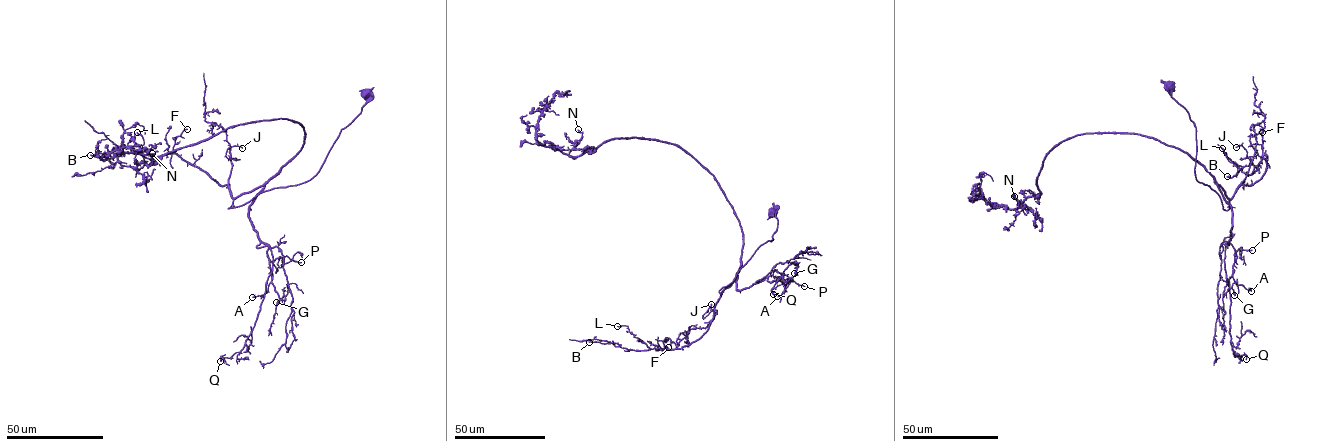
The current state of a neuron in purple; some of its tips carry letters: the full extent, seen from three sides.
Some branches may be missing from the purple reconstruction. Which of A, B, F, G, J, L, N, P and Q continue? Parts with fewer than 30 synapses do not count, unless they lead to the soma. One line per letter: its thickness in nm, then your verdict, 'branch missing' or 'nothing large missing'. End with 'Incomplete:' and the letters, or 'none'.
A: 110 nm thick; nothing large missing
B: 200 nm thick; nothing large missing
F: 190 nm thick; nothing large missing
G: 300 nm thick; nothing large missing
J: 180 nm thick; nothing large missing
L: 200 nm thick; nothing large missing
N: 100 nm thick; nothing large missing
P: 150 nm thick; nothing large missing
Q: 150 nm thick; nothing large missing
Incomplete: none

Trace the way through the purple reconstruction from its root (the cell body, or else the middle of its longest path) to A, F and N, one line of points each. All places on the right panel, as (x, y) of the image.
A: (1170, 85), (1195, 128), (1195, 178), (1224, 209), (1229, 201), (1217, 184), (1232, 211), (1233, 280), (1251, 291)
F: (1170, 85), (1195, 128), (1195, 178), (1216, 191), (1224, 209), (1241, 185), (1265, 172), (1262, 132)
N: (1170, 85), (1195, 128), (1195, 178), (1227, 210), (1201, 164), (1134, 133), (1062, 141), (1032, 209), (1014, 196)

